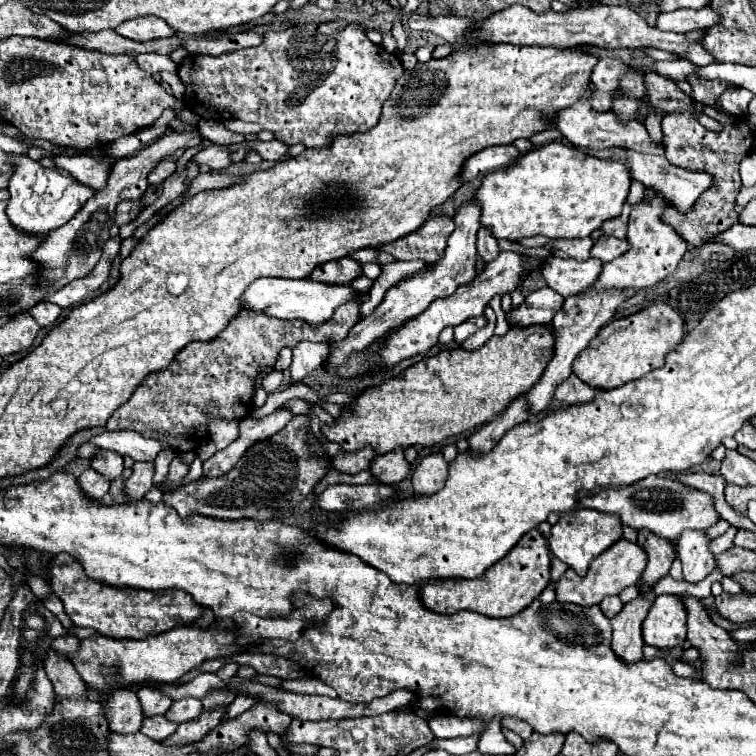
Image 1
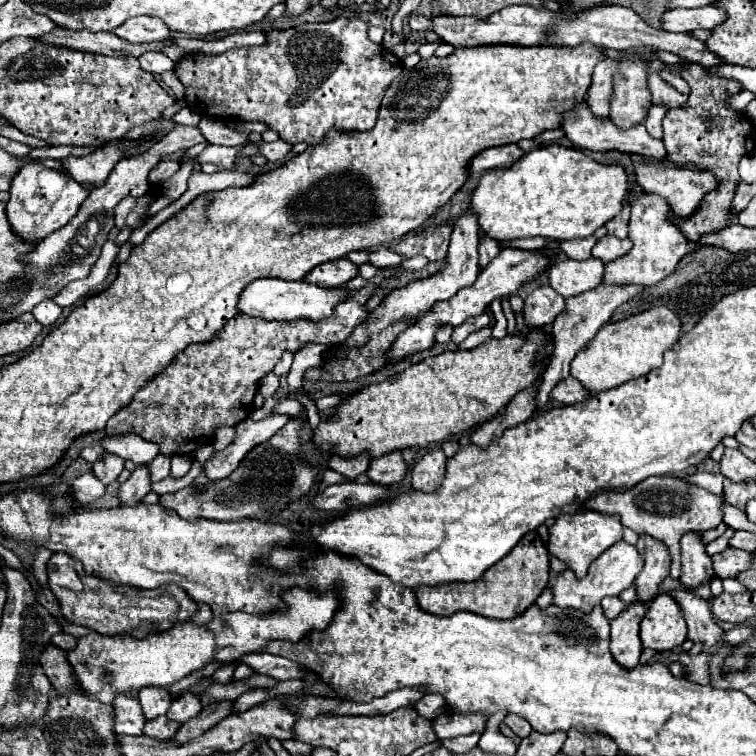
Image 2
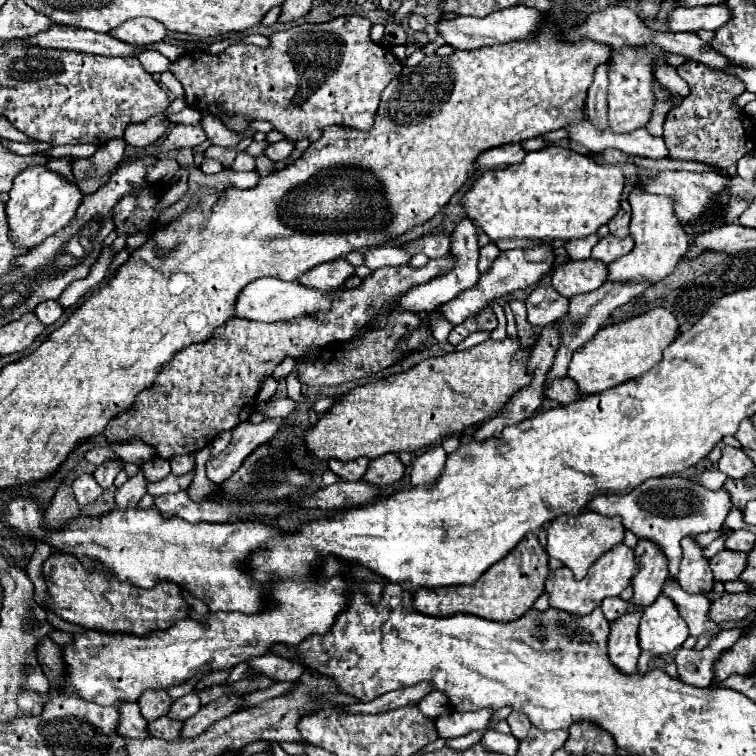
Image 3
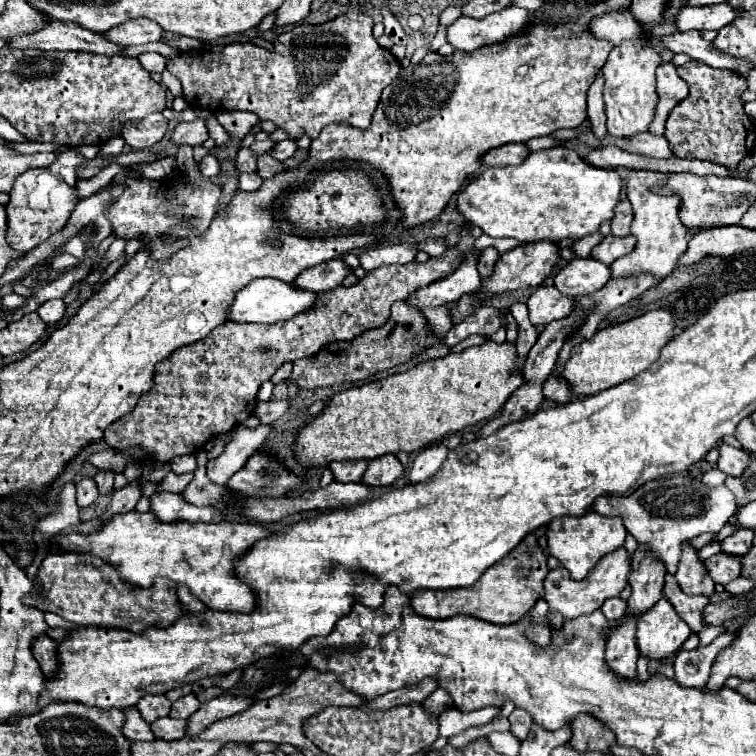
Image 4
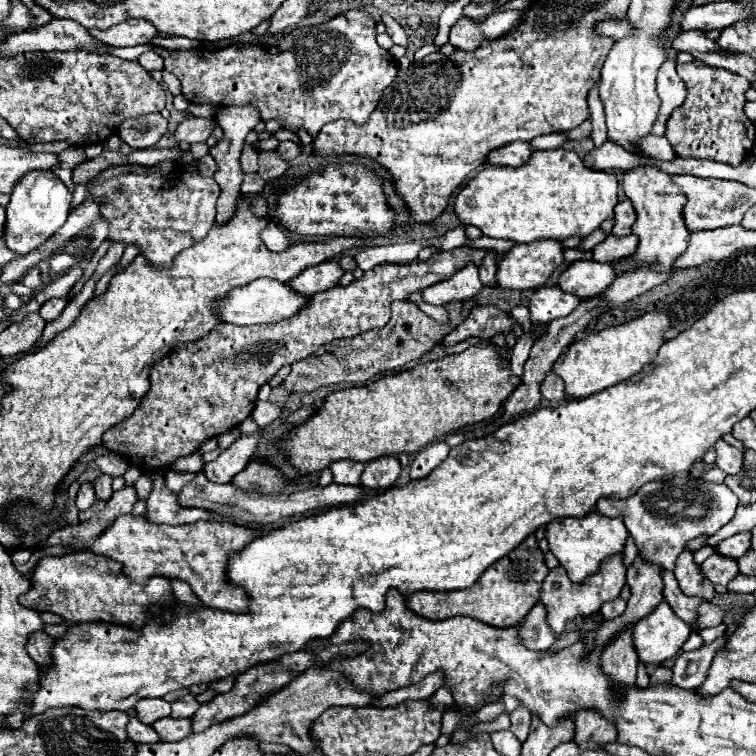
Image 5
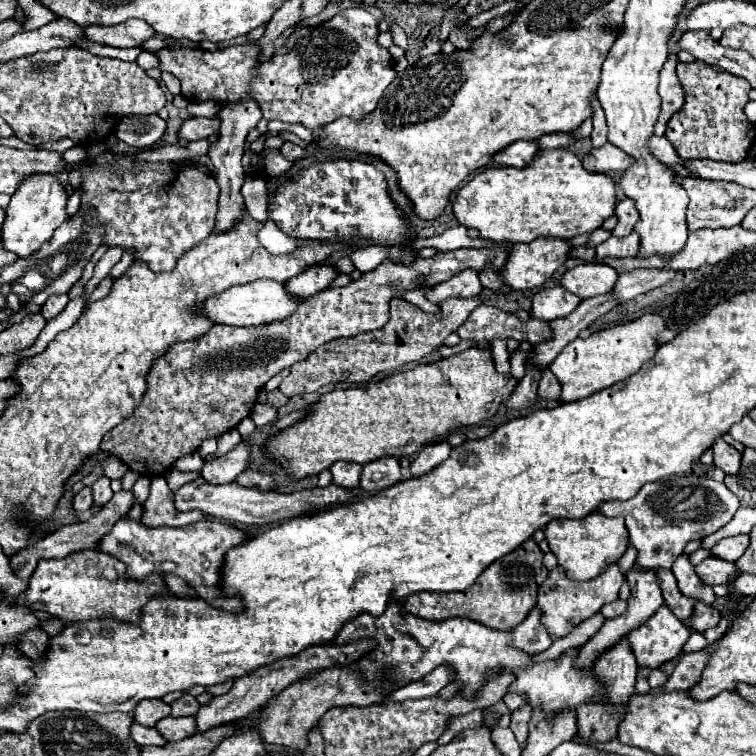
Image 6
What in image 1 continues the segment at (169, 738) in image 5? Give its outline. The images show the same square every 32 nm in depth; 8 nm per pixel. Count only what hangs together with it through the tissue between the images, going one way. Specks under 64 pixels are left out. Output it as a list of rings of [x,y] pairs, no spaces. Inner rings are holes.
[[[152,716],[152,718],[144,718],[142,724],[142,734],[150,736],[152,740],[166,740],[168,736],[172,736],[176,732],[176,724],[166,720],[164,716]]]

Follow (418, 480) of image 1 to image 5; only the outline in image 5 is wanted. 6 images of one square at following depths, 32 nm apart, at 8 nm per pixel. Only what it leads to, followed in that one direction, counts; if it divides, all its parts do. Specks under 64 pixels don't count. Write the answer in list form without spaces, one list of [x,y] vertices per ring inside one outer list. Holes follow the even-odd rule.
[[[434,442],[434,444],[428,444],[424,450],[420,450],[416,454],[416,458],[412,460],[412,466],[410,466],[410,478],[412,480],[420,480],[420,478],[426,478],[434,468],[438,468],[446,456],[448,456],[450,448],[446,442]]]

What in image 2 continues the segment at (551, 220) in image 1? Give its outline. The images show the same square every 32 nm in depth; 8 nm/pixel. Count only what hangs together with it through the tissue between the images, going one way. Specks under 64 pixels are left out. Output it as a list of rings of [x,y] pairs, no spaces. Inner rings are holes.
[[[548,144],[526,152],[522,160],[508,168],[498,168],[486,172],[474,192],[470,194],[470,210],[478,216],[478,224],[486,236],[502,242],[502,240],[516,240],[516,238],[534,238],[542,236],[548,240],[572,240],[572,238],[586,238],[594,234],[600,226],[612,220],[626,196],[628,176],[622,166],[618,164],[602,164],[590,158],[584,152],[574,148],[566,148],[560,144]]]

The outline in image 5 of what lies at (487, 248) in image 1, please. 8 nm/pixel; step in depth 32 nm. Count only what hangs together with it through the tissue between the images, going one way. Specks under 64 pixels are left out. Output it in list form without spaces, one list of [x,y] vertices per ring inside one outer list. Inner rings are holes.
[[[490,250],[485,256],[481,266],[478,268],[479,277],[484,286],[498,286],[496,282],[496,264],[494,264],[494,258],[490,256]]]

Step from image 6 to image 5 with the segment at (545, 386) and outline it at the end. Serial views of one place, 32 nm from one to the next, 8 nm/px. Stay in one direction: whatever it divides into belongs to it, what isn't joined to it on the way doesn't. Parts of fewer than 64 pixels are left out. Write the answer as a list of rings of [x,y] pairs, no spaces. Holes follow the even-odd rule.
[[[548,372],[546,378],[542,380],[542,384],[540,384],[540,394],[542,394],[542,398],[552,400],[552,402],[564,402],[564,400],[566,400],[562,380],[560,380],[554,372]]]

